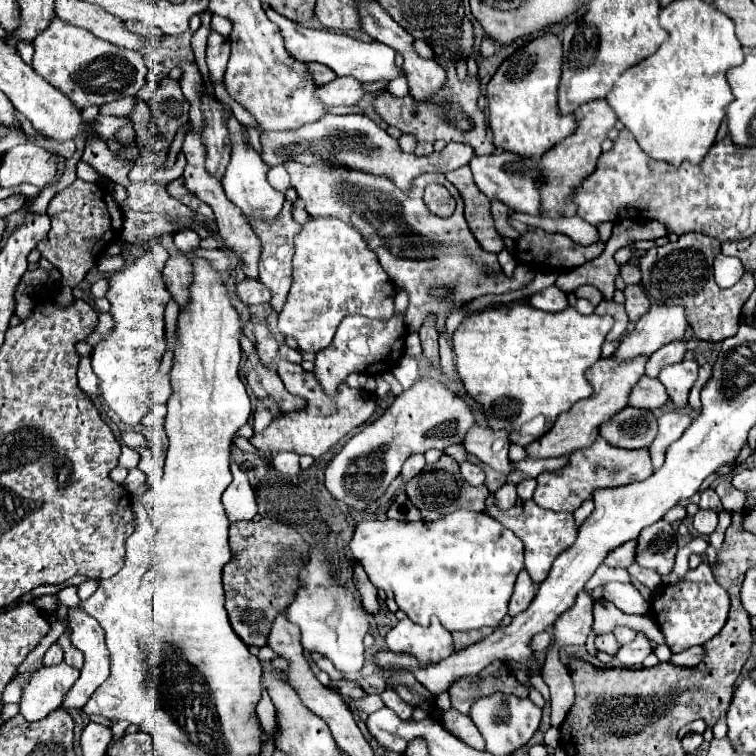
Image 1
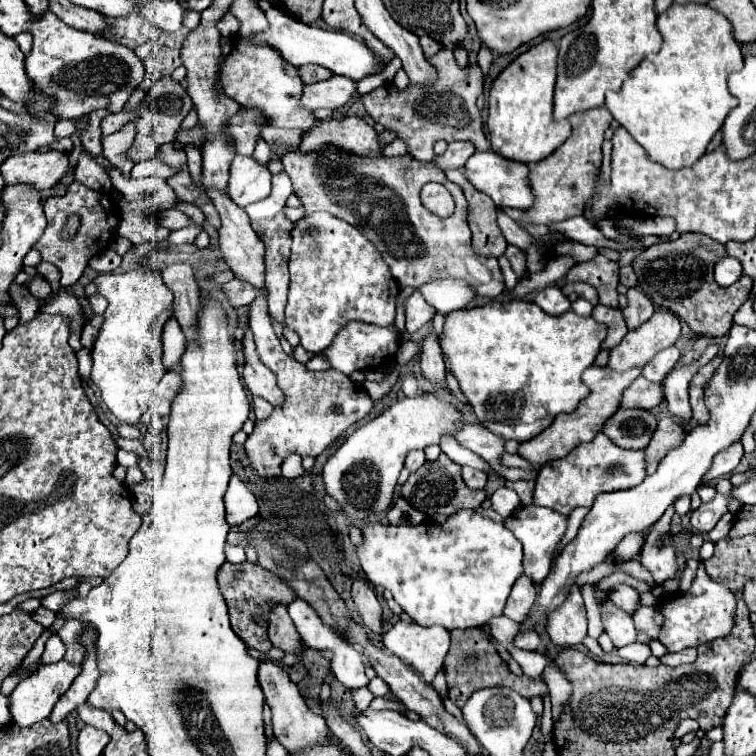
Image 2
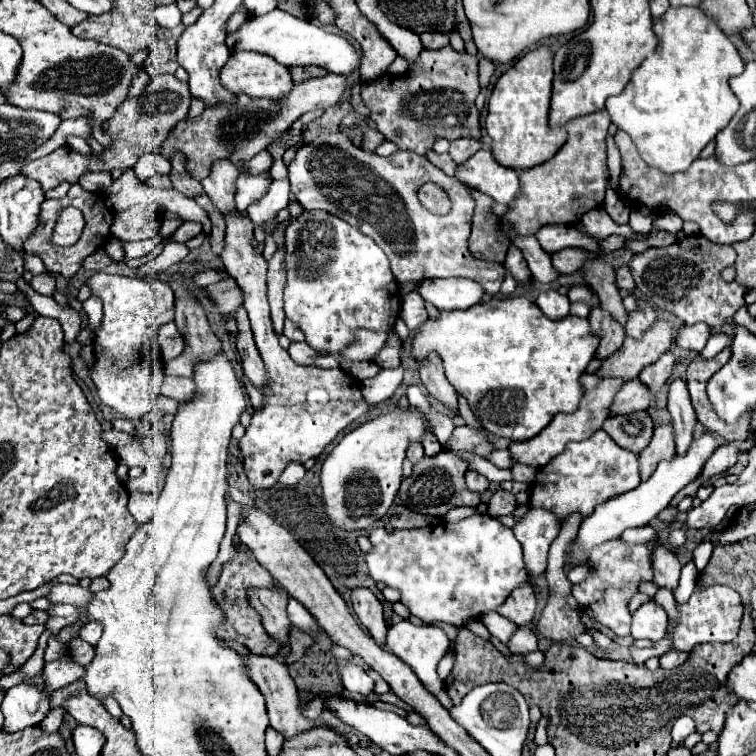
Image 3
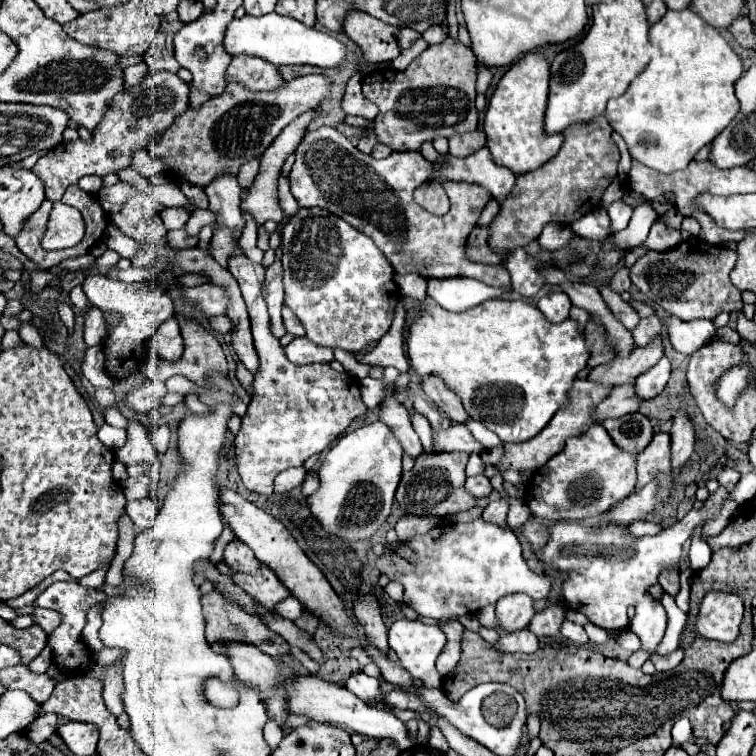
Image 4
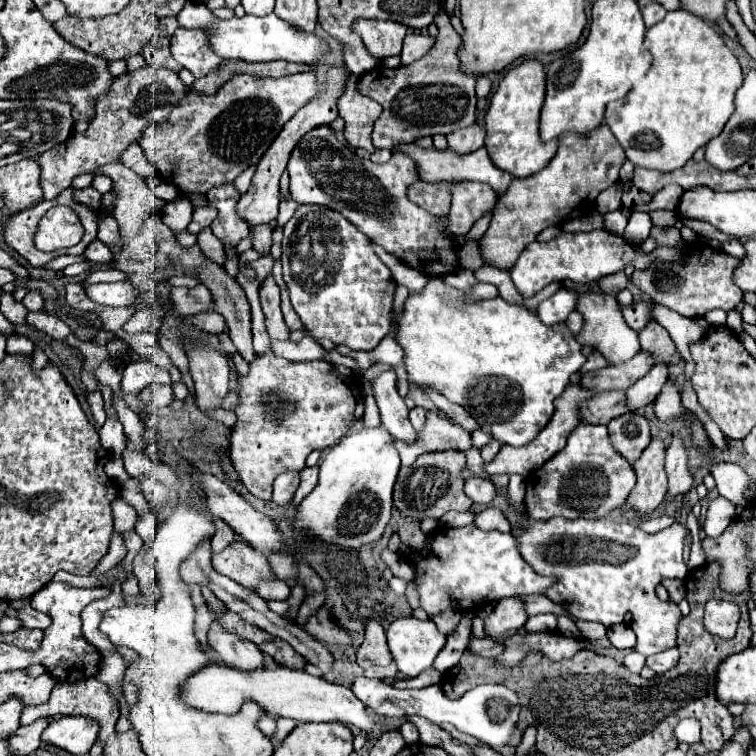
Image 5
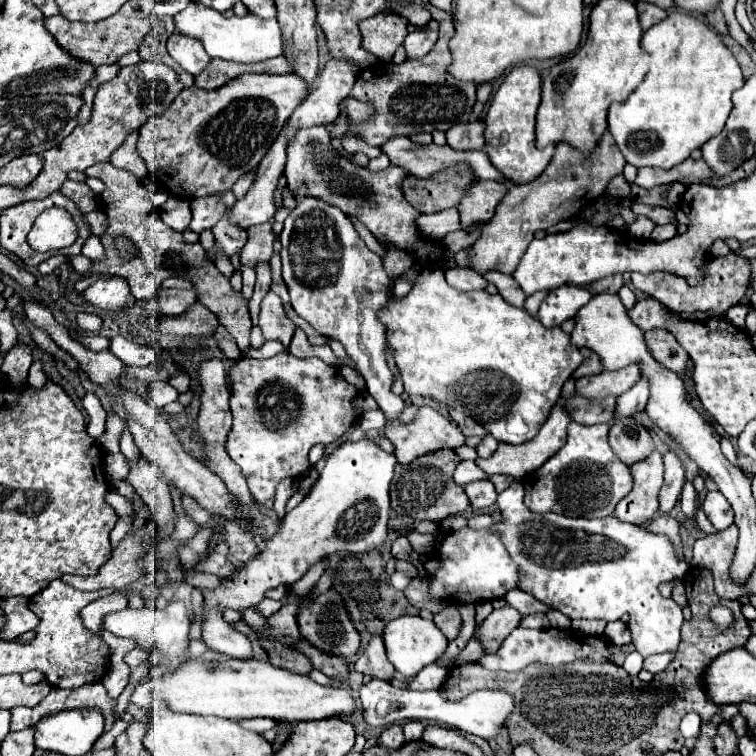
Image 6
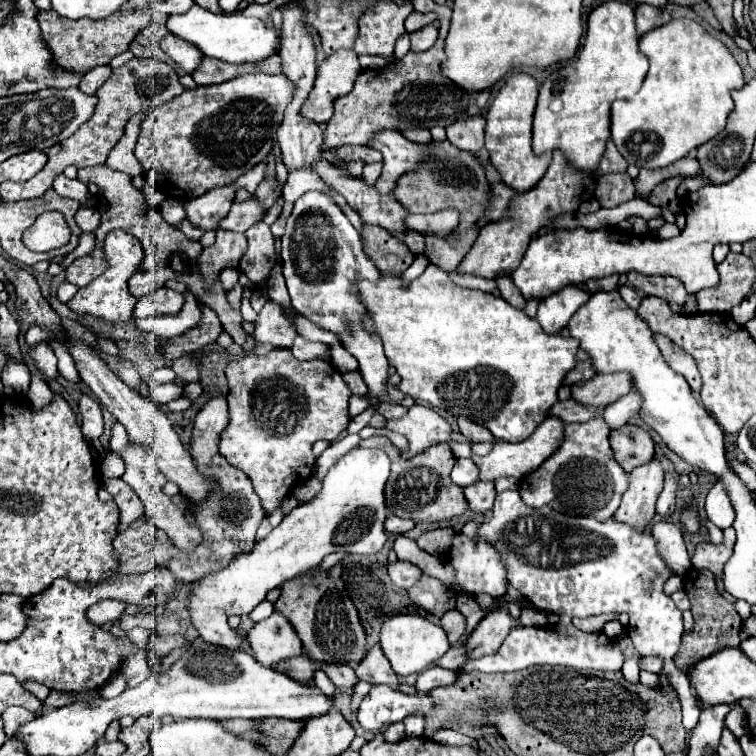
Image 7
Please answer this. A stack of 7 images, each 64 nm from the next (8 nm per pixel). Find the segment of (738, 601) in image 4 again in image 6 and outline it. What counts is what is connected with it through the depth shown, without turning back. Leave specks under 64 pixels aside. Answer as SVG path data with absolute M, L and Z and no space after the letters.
M714 606L712 612L710 612L710 616L722 628L726 628L732 622L732 612L728 608L724 608L724 606Z

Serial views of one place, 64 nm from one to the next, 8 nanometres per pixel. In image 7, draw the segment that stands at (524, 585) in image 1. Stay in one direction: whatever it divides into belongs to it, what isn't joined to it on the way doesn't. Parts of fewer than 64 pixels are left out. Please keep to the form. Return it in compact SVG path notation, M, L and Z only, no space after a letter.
M492 610L478 622L472 634L466 638L464 648L470 658L482 658L486 654L496 654L508 632L518 626L518 622L504 610Z

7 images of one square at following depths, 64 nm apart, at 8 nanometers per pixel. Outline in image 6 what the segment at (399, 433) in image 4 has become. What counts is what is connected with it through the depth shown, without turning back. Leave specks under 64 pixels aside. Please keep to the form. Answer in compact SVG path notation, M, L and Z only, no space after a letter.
M314 196L298 198L296 208L284 220L280 244L282 278L288 286L292 308L318 334L344 344L348 356L366 380L368 394L378 402L388 424L400 424L398 414L404 408L404 400L390 390L394 374L388 368L384 352L386 330L376 318L378 310L388 300L388 292L392 290L392 280L386 276L382 260L368 250L350 218L340 212L340 208L324 204Z

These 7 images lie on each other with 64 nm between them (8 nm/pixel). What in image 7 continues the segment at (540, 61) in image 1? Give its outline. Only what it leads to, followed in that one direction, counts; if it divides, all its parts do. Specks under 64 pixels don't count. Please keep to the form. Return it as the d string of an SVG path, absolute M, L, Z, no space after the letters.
M514 74L496 94L486 114L486 150L490 152L490 164L500 172L502 182L512 186L514 192L528 192L548 170L552 152L536 156L532 152L532 116L538 98L538 84L526 74Z

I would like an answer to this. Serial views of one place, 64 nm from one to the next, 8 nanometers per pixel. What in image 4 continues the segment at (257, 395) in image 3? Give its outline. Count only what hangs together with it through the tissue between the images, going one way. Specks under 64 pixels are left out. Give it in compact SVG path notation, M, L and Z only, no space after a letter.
M240 361L236 366L236 376L242 387L249 394L252 394L254 392L254 388L252 386L253 375Z

